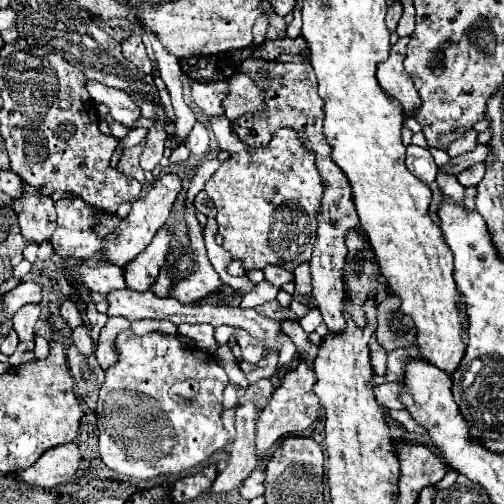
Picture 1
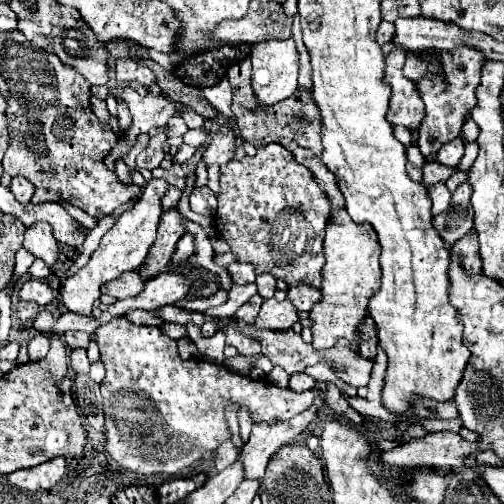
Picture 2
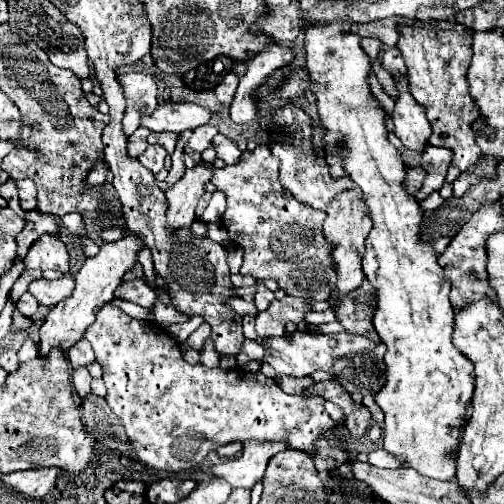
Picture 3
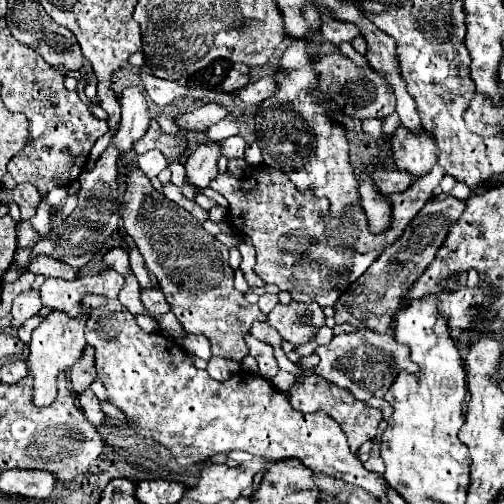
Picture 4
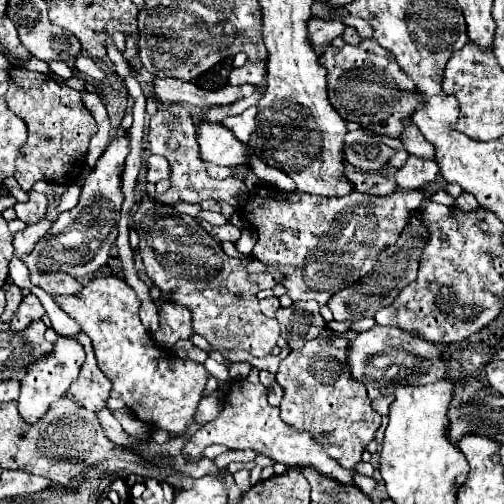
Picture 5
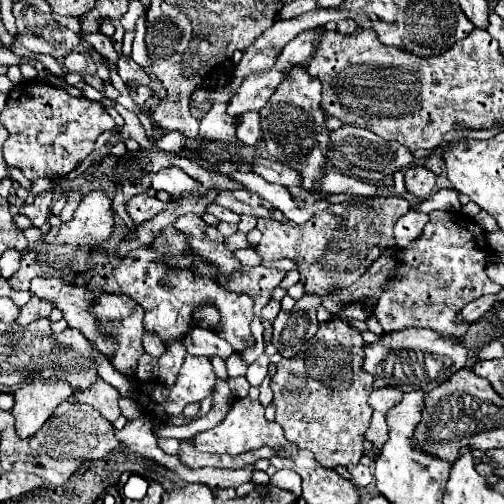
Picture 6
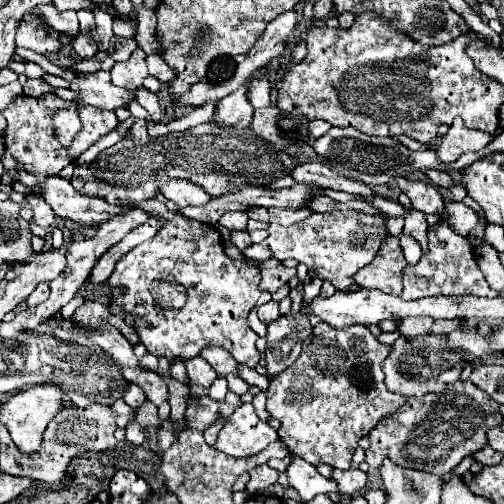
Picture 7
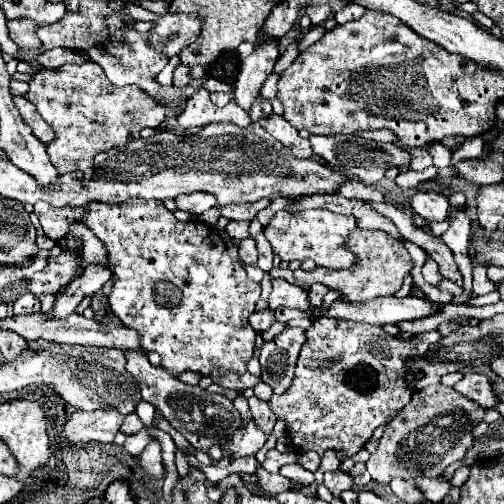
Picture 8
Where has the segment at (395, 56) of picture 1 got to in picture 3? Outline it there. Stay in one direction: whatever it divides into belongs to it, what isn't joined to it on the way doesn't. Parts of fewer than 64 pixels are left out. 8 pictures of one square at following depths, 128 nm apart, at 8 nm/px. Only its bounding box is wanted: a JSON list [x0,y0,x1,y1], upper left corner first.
[392,74,432,152]

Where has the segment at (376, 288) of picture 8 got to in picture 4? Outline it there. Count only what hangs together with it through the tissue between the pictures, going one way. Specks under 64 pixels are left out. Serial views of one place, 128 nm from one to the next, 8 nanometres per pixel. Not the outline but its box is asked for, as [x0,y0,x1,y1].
[124,166,267,360]

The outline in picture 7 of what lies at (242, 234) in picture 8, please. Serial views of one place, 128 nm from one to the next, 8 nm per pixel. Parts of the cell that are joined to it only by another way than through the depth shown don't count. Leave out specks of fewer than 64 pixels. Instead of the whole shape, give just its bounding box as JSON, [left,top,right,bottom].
[220,212,248,230]

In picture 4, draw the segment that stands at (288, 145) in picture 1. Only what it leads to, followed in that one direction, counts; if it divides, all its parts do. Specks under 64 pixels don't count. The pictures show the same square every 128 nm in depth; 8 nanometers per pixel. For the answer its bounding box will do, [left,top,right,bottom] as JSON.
[210,164,444,308]

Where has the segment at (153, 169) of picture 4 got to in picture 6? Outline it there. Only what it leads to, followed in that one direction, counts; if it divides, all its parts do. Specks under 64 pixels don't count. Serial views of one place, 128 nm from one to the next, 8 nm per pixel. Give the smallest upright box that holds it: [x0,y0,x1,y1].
[152,166,196,198]

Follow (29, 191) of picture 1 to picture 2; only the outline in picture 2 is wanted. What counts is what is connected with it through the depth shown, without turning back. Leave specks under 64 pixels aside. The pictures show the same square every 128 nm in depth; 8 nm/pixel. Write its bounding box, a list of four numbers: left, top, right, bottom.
[24,222,58,268]

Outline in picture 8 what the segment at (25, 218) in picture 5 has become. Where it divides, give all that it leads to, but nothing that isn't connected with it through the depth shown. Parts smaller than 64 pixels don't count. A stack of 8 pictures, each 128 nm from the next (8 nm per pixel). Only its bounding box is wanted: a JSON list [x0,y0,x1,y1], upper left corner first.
[34,202,82,240]

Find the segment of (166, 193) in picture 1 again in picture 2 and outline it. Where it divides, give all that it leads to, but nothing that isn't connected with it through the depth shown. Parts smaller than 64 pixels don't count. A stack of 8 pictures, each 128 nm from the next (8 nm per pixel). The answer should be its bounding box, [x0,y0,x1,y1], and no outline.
[60,178,168,316]

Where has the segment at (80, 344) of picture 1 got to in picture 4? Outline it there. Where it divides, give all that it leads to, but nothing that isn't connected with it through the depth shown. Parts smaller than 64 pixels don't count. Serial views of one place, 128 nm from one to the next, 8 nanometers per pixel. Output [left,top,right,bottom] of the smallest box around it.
[80,388,104,426]

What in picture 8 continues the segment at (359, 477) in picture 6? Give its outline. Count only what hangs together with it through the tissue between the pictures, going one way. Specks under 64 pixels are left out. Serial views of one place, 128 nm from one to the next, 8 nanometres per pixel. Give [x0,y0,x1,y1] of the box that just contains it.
[324,470,354,496]

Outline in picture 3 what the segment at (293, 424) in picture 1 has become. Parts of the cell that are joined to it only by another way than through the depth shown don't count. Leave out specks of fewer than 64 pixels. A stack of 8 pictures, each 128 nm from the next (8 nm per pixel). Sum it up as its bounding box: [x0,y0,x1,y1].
[210,440,286,488]

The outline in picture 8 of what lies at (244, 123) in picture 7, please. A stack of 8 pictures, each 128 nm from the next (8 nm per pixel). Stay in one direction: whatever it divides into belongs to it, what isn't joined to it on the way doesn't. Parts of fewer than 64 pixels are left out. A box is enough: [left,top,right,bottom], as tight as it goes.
[234,42,280,112]

